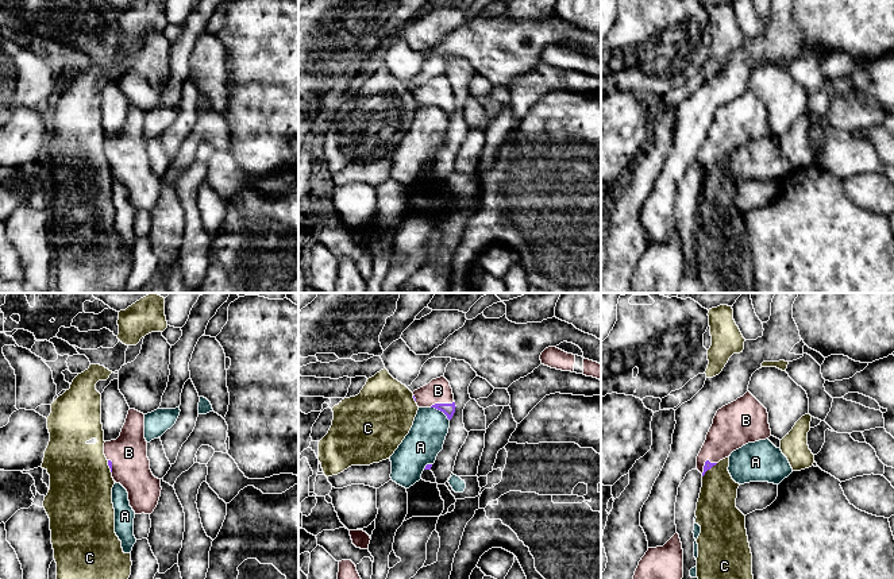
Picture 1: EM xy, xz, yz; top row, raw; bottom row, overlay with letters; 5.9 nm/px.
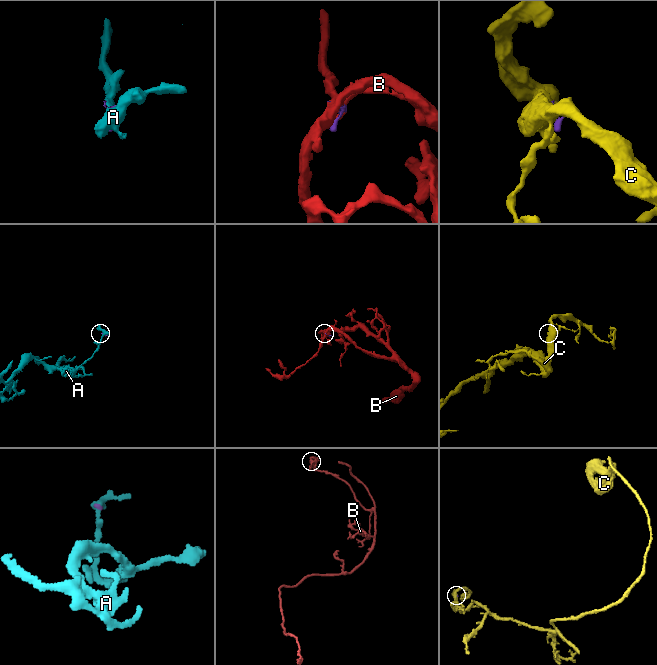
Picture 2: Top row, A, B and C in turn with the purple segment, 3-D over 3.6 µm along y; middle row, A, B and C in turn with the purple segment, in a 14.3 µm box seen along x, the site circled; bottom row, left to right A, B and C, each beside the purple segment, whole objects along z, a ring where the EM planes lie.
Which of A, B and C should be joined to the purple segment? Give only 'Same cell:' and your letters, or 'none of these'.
Same cell: B

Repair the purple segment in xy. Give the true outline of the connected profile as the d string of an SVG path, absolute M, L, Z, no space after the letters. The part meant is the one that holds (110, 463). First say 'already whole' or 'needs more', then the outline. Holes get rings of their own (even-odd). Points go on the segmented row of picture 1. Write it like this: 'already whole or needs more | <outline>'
needs more | M130 409L120 436L104 443L104 455L116 483L128 493L135 514L151 514L161 497L161 479L150 470L144 414Z

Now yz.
needs more | M747 391L717 410L697 456L697 470L705 475L720 460L748 443L771 436L767 409Z

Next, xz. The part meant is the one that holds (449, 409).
needs more | M444 375L415 390L413 398L419 408L435 408L443 412L448 420L451 420L455 413L456 406L452 389Z

